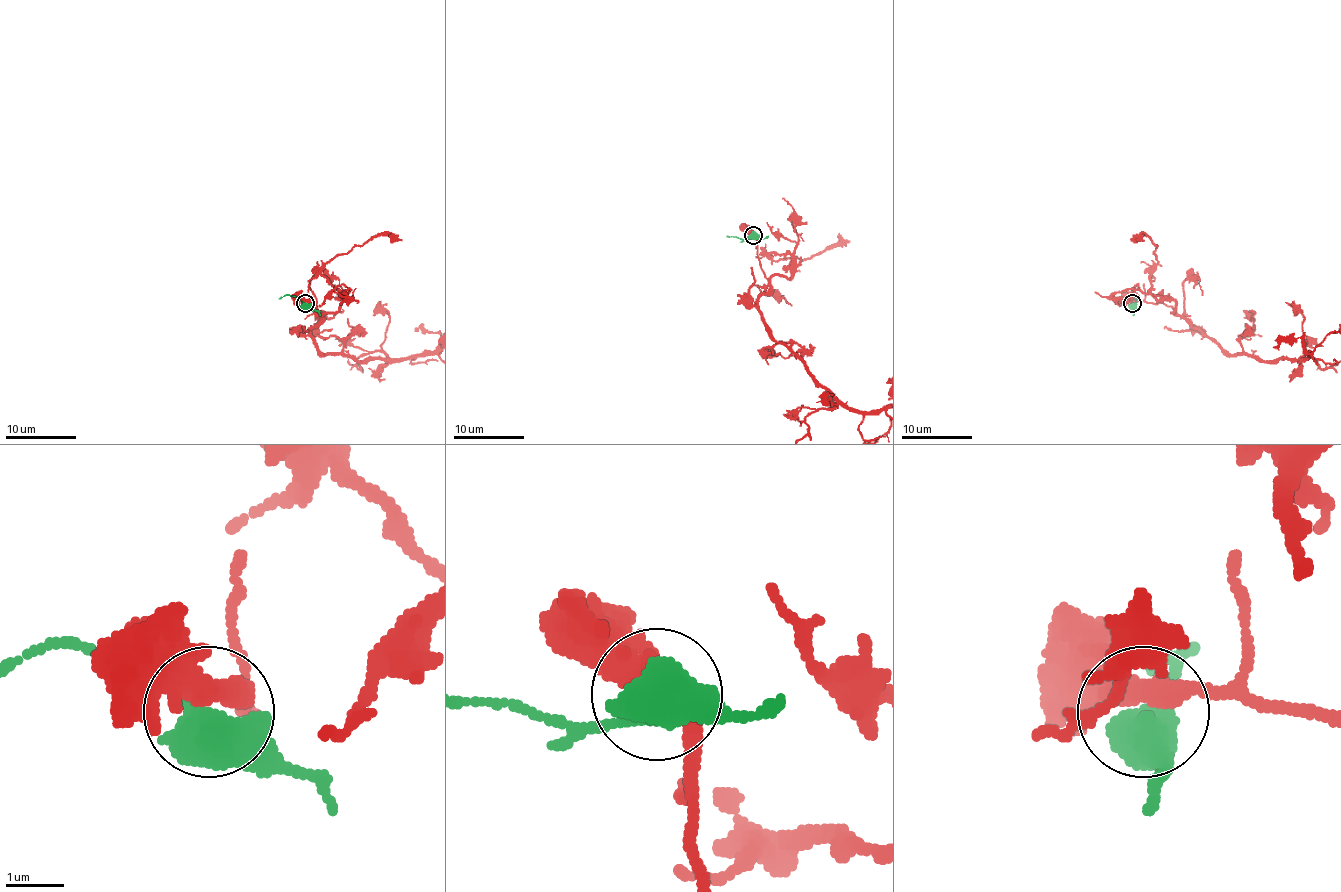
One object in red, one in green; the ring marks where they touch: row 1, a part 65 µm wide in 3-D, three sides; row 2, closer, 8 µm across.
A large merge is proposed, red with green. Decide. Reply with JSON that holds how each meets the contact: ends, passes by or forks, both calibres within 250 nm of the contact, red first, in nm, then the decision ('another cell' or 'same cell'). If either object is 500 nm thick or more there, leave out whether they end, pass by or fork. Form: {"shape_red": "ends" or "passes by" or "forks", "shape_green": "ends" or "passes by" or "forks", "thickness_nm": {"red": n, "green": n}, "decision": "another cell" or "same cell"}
{"thickness_nm": {"red": 440, "green": 550}, "decision": "another cell"}

